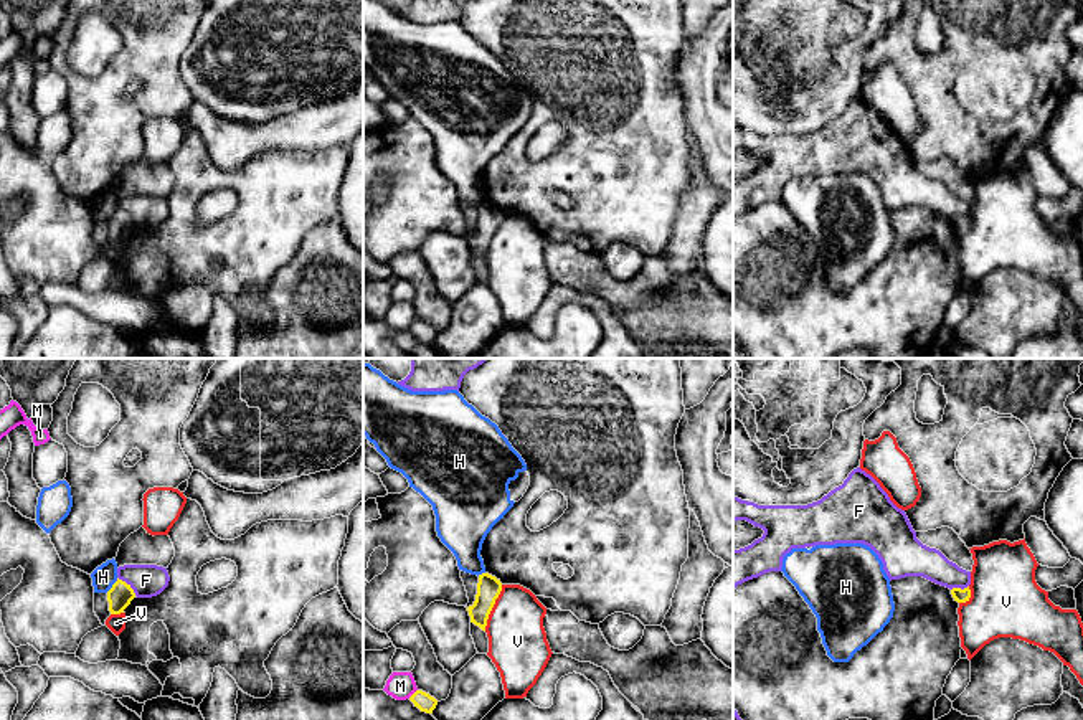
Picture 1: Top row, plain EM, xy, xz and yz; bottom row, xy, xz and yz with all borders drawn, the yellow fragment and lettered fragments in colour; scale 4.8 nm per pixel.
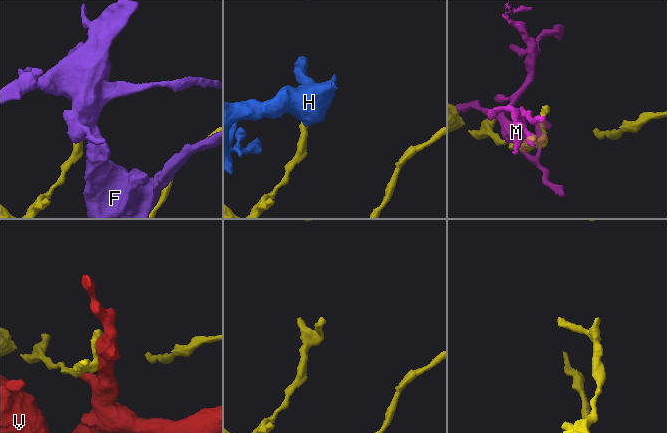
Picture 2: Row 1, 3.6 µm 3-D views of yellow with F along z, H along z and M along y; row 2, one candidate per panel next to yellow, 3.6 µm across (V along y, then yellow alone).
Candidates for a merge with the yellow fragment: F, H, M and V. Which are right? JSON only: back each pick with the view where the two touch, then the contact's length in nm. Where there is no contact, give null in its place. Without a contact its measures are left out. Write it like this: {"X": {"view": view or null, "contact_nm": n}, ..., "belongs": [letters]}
{"belongs": []}

